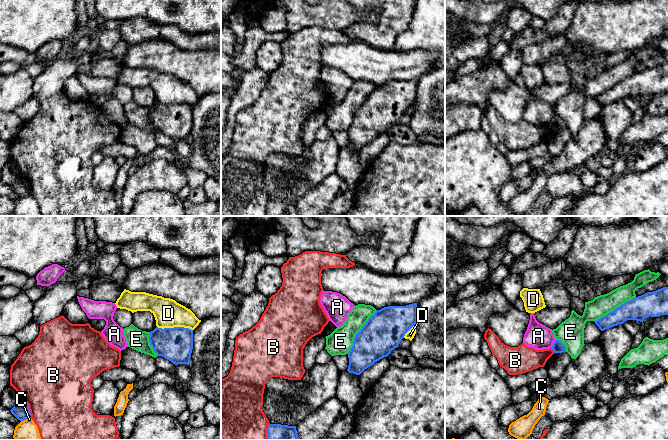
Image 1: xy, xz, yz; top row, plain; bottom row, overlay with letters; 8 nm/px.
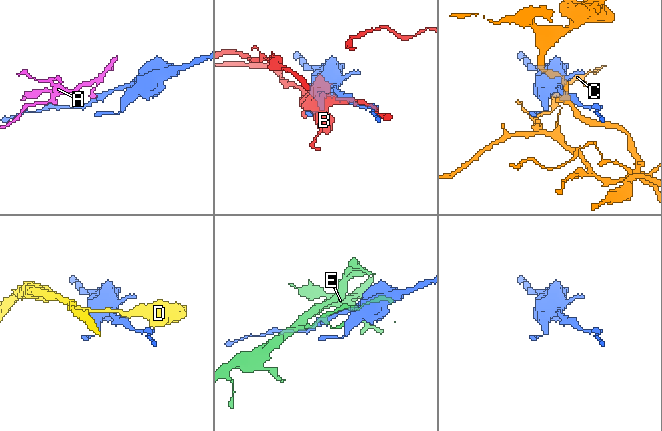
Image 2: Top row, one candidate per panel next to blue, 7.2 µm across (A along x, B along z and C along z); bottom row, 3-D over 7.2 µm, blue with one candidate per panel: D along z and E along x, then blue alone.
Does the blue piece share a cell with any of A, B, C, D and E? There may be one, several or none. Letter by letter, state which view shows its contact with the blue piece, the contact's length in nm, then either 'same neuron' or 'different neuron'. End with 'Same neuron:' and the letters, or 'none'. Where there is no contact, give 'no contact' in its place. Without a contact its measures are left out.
A: yz | 80 nm | different neuron
B: xy | 150 nm | different neuron
C: xy | 80 nm | different neuron
D: xy | 280 nm | different neuron
E: xz | 420 nm | different neuron
Same neuron: none

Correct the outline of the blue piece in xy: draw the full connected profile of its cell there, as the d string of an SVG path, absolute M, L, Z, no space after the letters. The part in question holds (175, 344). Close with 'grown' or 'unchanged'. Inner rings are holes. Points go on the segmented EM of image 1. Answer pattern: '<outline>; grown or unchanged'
M156 327L150 332L149 341L158 356L175 365L189 365L193 349L193 330L184 327Z; unchanged

